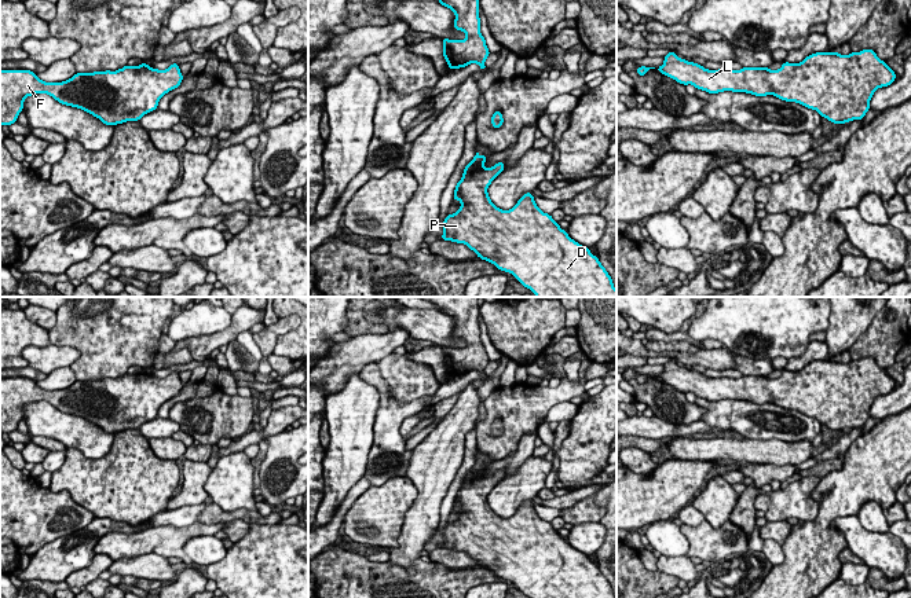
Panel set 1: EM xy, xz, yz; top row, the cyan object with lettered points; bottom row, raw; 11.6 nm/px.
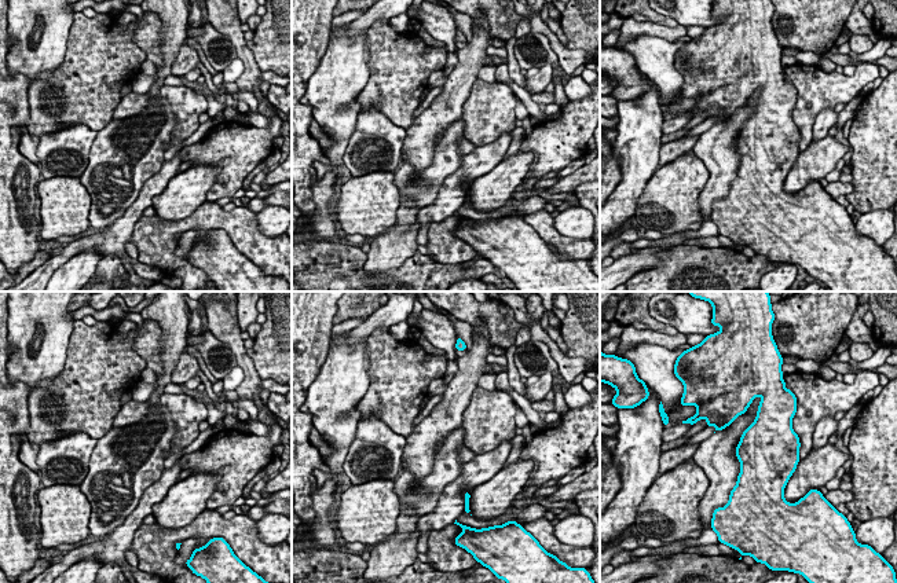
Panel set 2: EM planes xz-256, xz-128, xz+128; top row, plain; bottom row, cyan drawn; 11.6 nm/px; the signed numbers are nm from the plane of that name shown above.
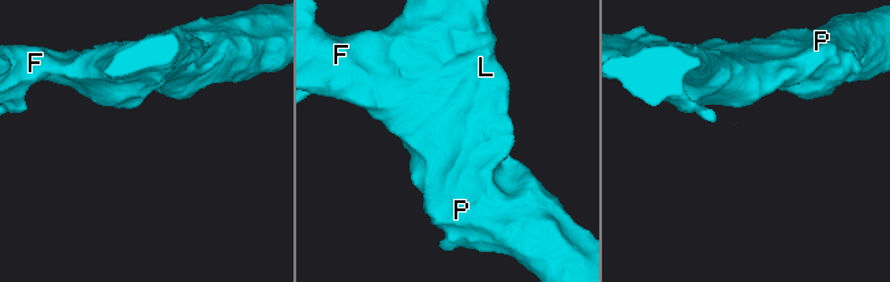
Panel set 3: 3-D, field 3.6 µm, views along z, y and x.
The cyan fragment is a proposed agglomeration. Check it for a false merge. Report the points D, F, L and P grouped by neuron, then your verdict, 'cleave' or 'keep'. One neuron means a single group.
groups D F L P; keep

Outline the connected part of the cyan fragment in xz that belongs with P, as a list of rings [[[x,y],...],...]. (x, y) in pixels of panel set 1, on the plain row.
[[[479,461],[465,474],[453,507],[461,510],[454,522],[443,529],[440,547],[467,553],[479,566],[509,580],[530,598],[615,598],[605,576],[588,555],[579,553],[544,521],[531,500],[526,500],[511,518],[497,516],[487,500],[491,489],[505,477],[504,470],[484,476],[487,465]]]

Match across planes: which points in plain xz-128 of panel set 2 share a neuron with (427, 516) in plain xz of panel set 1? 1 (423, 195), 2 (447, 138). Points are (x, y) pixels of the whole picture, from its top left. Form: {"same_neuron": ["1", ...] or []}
{"same_neuron": []}

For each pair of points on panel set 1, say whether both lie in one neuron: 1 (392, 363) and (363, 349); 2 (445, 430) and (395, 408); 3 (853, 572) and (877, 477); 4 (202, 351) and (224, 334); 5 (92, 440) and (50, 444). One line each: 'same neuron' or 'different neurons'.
1: different neurons
2: different neurons
3: different neurons
4: same neuron
5: different neurons

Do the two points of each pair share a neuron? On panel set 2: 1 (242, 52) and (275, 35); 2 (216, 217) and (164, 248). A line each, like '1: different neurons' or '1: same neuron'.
1: different neurons
2: same neuron

